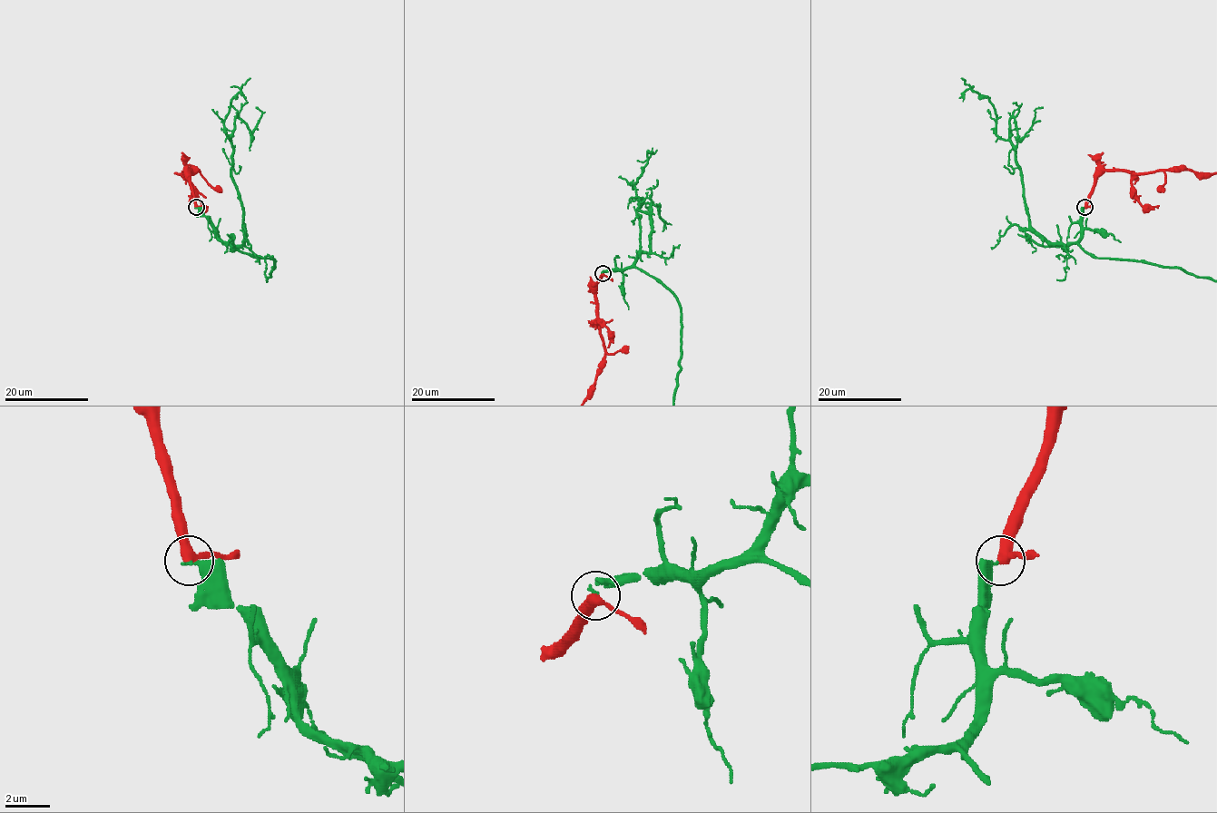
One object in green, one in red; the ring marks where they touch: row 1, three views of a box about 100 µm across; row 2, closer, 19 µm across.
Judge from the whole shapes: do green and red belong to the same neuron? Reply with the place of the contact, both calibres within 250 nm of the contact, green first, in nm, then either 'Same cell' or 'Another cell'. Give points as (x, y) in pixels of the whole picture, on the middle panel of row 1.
Place: (603, 273). Thickness 80 nm (green) against 360 nm. Another cell

